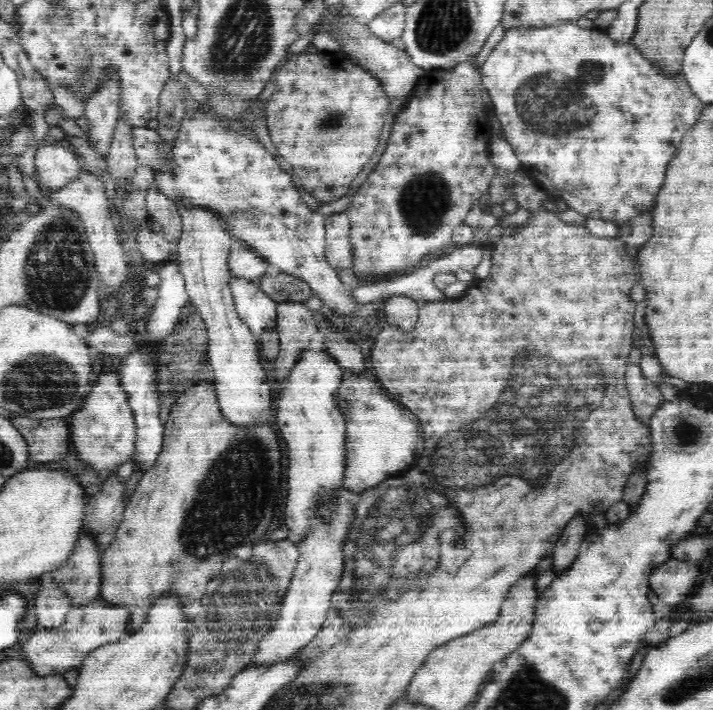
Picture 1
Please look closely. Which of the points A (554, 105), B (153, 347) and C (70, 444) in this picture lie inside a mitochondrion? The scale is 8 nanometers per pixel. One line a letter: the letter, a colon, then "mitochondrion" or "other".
A: mitochondrion
B: other
C: other

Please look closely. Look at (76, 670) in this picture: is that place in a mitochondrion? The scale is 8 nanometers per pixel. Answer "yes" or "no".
no

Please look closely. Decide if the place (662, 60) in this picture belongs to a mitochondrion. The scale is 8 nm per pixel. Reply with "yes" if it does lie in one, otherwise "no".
no

